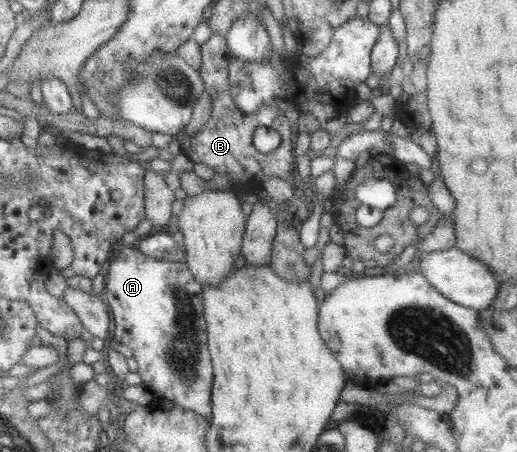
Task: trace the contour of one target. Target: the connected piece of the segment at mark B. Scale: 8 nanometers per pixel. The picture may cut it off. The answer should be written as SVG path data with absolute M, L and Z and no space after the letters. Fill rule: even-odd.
M211 33L206 42L199 45L201 49L201 64L197 69L203 81L203 93L207 93L210 104L210 117L204 122L203 128L193 133L188 139L183 134L178 136L181 153L185 154L194 164L204 164L214 170L215 179L224 176L234 184L232 192L242 199L251 198L251 193L260 188L268 177L278 177L293 185L296 158L292 152L292 125L284 115L274 107L260 107L256 113L246 115L239 110L229 93L227 67L233 58L224 34ZM258 126L272 128L280 136L280 145L270 154L260 154L252 145L254 129Z

